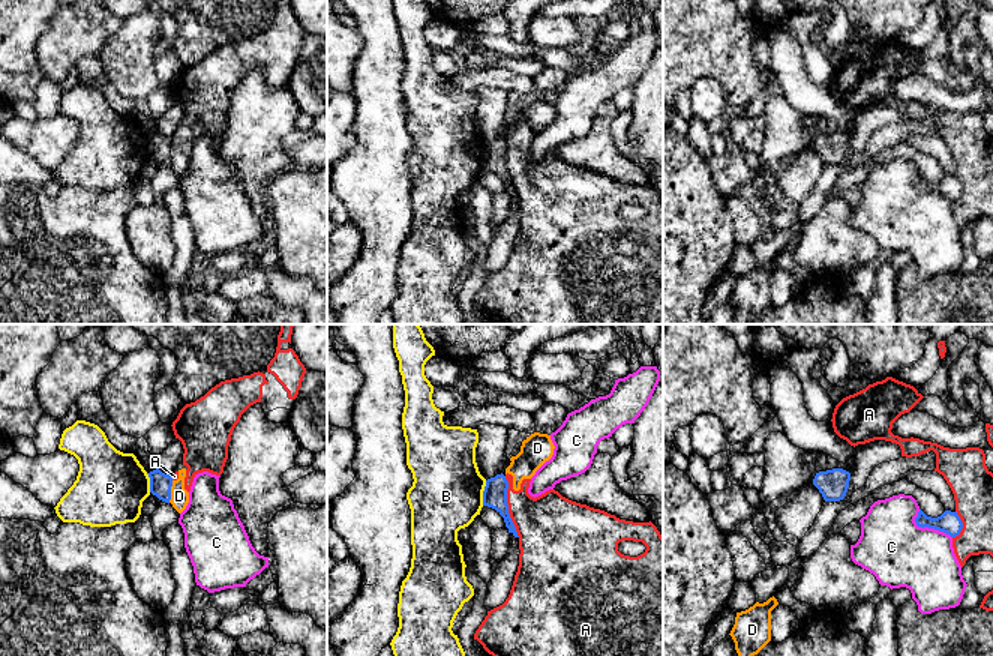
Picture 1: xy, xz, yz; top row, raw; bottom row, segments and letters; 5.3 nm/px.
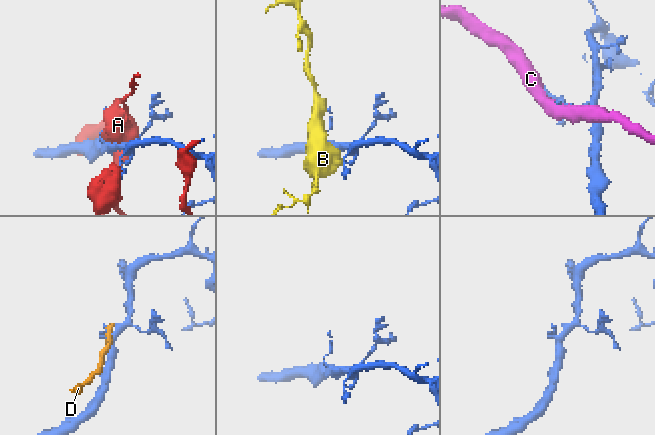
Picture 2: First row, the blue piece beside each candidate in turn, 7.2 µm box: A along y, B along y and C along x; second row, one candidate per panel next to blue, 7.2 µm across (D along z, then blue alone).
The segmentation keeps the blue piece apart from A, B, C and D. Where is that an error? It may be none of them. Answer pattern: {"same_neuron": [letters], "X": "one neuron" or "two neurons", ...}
{"same_neuron": [], "A": "two neurons", "B": "two neurons", "C": "two neurons", "D": "two neurons"}

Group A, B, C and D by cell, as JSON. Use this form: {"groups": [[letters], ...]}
{"groups": [["A", "D"], ["B"], ["C"]]}

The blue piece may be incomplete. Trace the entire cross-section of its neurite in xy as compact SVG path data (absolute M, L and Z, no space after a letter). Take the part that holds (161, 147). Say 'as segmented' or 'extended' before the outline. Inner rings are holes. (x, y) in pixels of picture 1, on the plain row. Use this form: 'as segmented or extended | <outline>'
as segmented | M159 132L147 138L150 141L150 156L159 164L170 167L172 141L170 138L162 137Z

